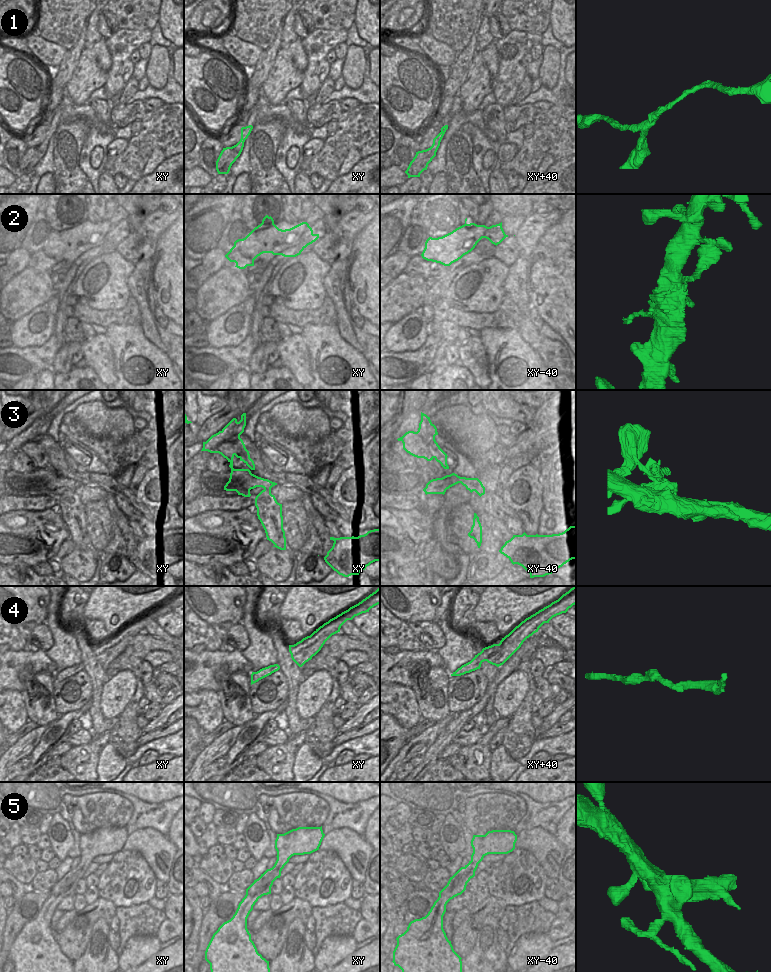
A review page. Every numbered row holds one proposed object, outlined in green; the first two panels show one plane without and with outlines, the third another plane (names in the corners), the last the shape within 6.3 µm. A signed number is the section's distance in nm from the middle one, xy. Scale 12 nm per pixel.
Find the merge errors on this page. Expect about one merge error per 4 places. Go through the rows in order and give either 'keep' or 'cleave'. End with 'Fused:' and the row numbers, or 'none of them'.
1: cleave
2: keep
3: keep
4: keep
5: keep
Fused: 1

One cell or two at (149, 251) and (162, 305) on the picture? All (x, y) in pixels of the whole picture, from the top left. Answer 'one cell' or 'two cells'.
two cells

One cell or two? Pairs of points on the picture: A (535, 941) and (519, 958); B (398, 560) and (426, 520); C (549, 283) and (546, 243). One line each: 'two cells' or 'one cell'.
A: one cell
B: one cell
C: two cells

